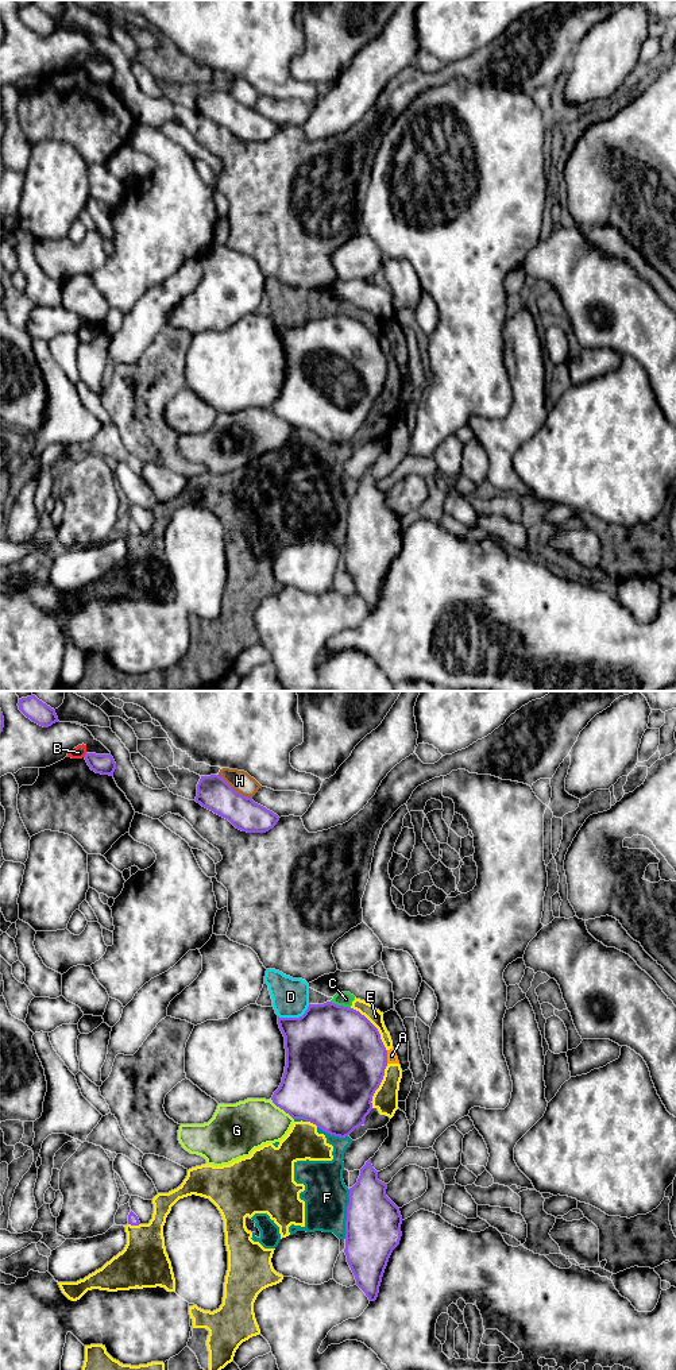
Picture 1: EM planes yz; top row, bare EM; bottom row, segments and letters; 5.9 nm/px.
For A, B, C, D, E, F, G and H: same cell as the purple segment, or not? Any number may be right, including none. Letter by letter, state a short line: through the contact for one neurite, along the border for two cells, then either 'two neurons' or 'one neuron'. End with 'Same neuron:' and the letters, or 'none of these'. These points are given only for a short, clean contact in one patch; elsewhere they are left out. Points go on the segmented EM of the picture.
A: two neurons
B: two neurons
C: two neurons
D: line yz (309, 1004), (298, 1017), (278, 1017); two neurons
E: two neurons
F: two neurons
G: two neurons
H: two neurons
Same neuron: none of these

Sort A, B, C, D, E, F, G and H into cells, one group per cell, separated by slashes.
A C D E F / B / G / H

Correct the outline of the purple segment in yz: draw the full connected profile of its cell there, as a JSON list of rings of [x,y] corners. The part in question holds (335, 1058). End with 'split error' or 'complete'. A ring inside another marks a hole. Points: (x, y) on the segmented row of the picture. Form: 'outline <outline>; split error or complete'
outline [[[332,1002],[309,1004],[300,1018],[279,1018],[286,1066],[273,1103],[293,1119],[305,1119],[322,1131],[345,1138],[364,1124],[372,1096],[387,1066],[387,1050],[378,1029],[359,1011]]]; complete

